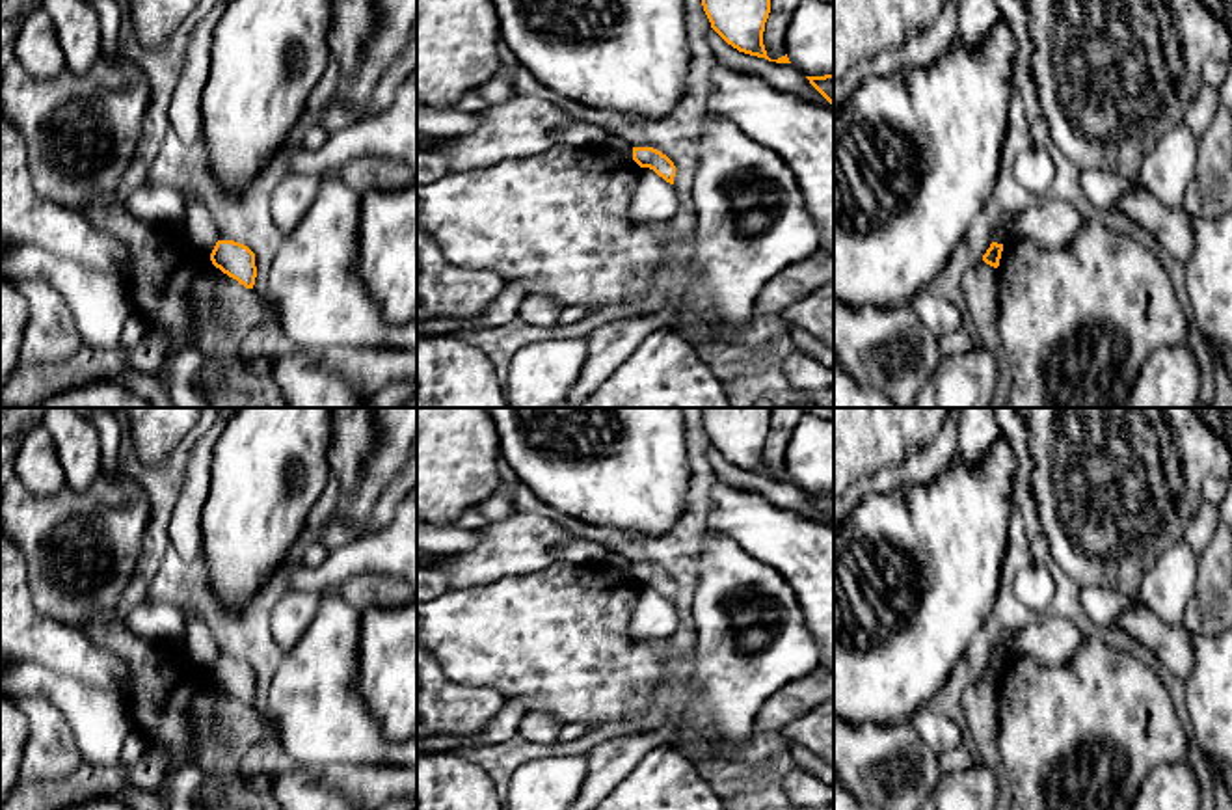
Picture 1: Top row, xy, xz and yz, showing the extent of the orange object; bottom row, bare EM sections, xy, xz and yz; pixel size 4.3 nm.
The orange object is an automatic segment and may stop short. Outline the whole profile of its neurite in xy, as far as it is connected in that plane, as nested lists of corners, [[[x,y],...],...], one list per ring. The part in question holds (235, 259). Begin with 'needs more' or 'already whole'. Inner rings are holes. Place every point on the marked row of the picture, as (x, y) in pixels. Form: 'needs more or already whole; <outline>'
already whole; [[[218,240],[210,253],[210,261],[246,289],[253,289],[257,266],[255,253],[248,246],[234,240]]]

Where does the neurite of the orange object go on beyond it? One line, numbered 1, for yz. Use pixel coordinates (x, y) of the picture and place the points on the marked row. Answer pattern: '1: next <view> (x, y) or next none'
1: next none

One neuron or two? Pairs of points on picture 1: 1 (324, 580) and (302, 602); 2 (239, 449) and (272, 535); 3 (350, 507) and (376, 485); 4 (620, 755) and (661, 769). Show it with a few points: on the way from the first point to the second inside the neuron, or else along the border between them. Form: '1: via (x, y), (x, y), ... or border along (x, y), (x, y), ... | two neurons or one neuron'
1: border along (289, 589), (319, 593) | two neurons
2: via (259, 470), (259, 514) | one neuron
3: via (356, 503), (371, 488) | one neuron
4: border along (665, 743), (652, 749), (611, 790) | two neurons

